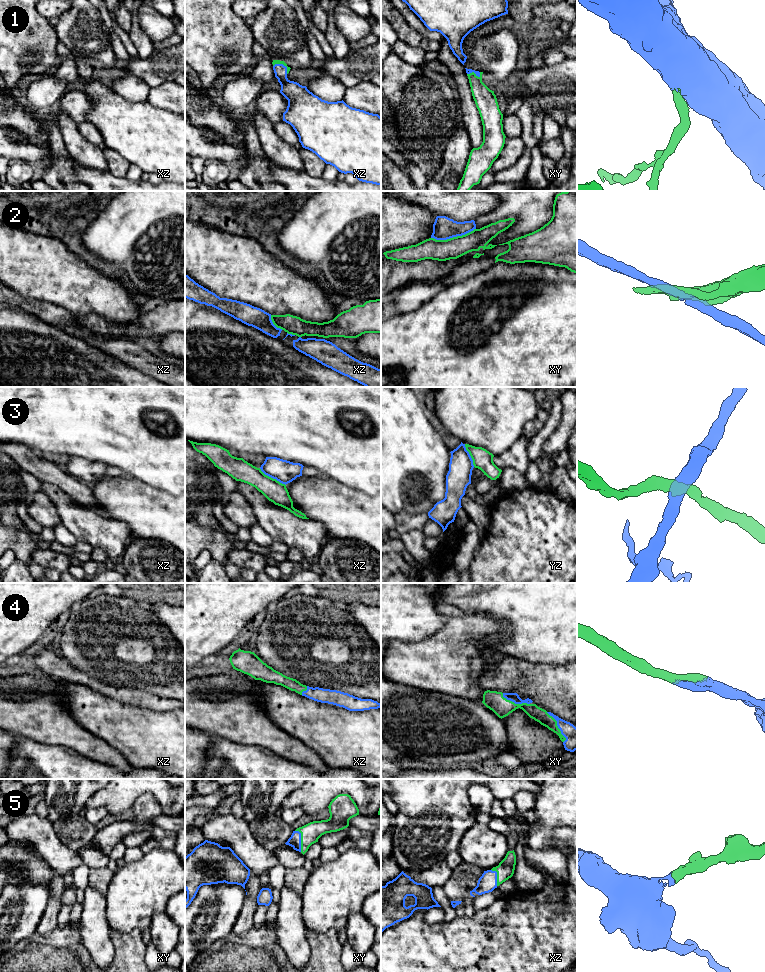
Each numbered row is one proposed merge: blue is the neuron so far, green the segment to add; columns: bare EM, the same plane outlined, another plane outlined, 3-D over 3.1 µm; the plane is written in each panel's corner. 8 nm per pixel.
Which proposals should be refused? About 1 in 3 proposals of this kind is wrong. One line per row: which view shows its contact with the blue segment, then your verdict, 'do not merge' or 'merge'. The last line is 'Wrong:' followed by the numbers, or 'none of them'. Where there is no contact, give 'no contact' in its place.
1: xz | merge
2: xy | do not merge
3: xz | do not merge
4: xy | merge
5: xy | merge
Wrong: 2, 3

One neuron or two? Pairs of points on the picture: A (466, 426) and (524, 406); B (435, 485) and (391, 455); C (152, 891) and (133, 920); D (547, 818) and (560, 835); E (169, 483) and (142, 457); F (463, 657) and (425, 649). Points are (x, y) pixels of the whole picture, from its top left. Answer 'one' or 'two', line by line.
A: one
B: one
C: one
D: two
E: one
F: one

